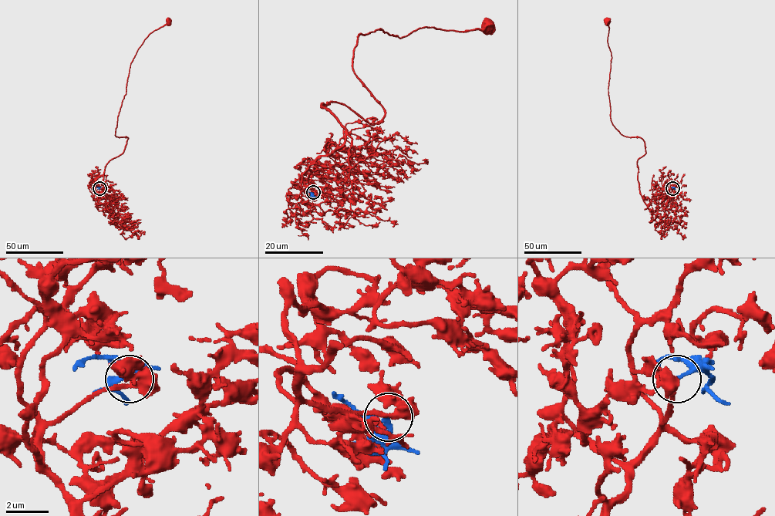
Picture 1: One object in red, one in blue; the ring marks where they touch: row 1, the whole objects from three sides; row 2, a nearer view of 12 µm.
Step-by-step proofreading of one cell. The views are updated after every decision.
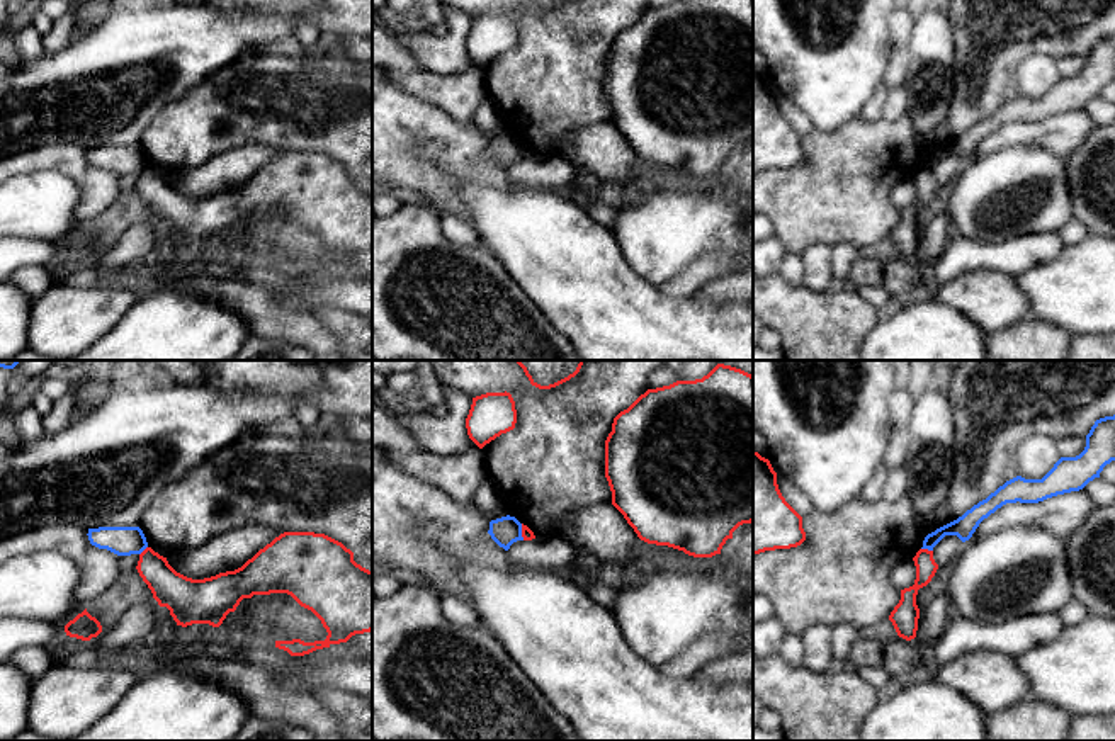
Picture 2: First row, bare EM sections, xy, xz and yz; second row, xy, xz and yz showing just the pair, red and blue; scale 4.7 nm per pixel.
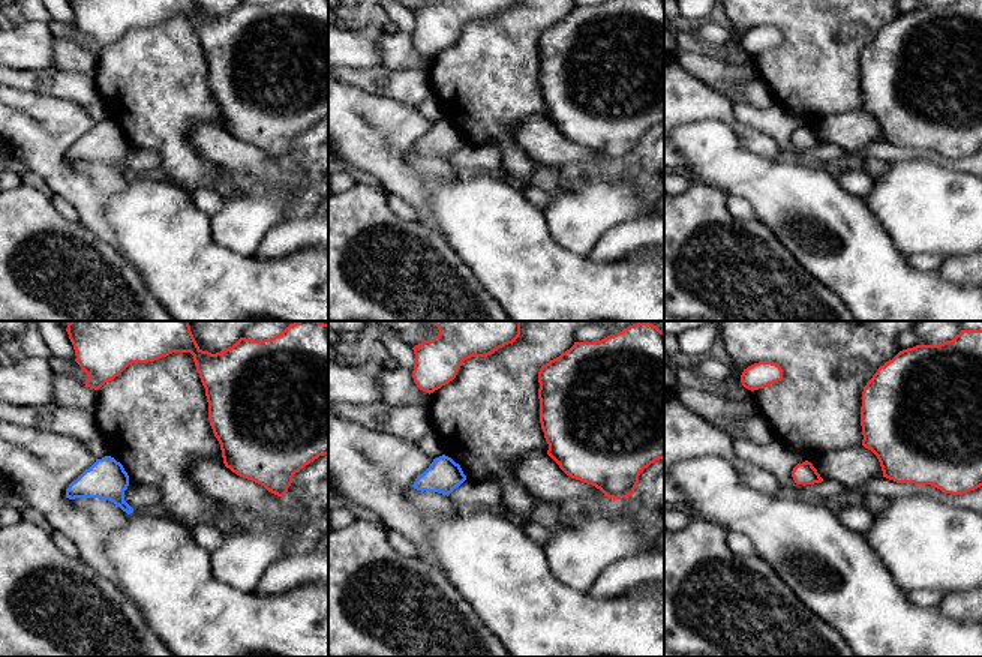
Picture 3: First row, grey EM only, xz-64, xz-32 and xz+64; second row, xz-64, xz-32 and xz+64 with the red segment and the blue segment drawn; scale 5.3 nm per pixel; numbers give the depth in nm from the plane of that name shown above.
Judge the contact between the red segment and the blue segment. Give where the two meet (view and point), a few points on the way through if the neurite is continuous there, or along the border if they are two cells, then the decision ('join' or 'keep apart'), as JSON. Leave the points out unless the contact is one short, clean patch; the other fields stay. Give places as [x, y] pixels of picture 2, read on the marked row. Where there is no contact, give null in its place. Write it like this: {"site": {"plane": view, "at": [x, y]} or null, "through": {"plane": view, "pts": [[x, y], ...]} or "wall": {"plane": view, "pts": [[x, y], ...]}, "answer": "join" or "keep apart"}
{"site": {"plane": "yz", "at": [927, 549]}, "wall": {"plane": "yz", "pts": [[922, 548], [932, 551]]}, "answer": "keep apart"}

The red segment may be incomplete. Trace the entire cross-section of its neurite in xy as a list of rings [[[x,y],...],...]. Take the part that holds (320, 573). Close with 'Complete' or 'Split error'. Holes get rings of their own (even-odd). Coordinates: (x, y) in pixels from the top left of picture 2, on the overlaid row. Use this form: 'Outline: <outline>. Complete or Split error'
Outline: [[[284,532],[241,568],[204,580],[192,580],[177,573],[167,557],[151,547],[139,554],[136,569],[158,605],[167,607],[177,625],[182,627],[192,624],[219,627],[243,598],[270,593],[291,595],[301,607],[311,610],[328,632],[325,641],[314,642],[275,641],[275,648],[287,651],[291,656],[304,656],[372,631],[372,571],[357,564],[350,549],[325,534]]]. Complete

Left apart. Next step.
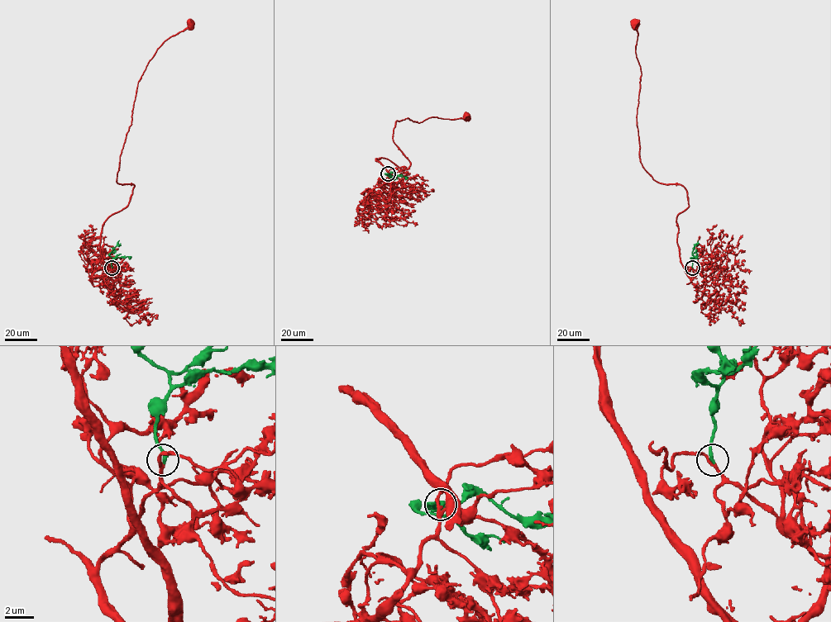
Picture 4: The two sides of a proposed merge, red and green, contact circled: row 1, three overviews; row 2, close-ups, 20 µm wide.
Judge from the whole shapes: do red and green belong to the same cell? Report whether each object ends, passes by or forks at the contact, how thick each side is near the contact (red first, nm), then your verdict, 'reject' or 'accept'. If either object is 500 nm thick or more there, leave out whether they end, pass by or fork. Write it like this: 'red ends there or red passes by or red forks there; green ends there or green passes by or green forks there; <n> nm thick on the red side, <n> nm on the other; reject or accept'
red passes by; green ends there; 200 nm thick on the red side, 240 nm on the other; accept

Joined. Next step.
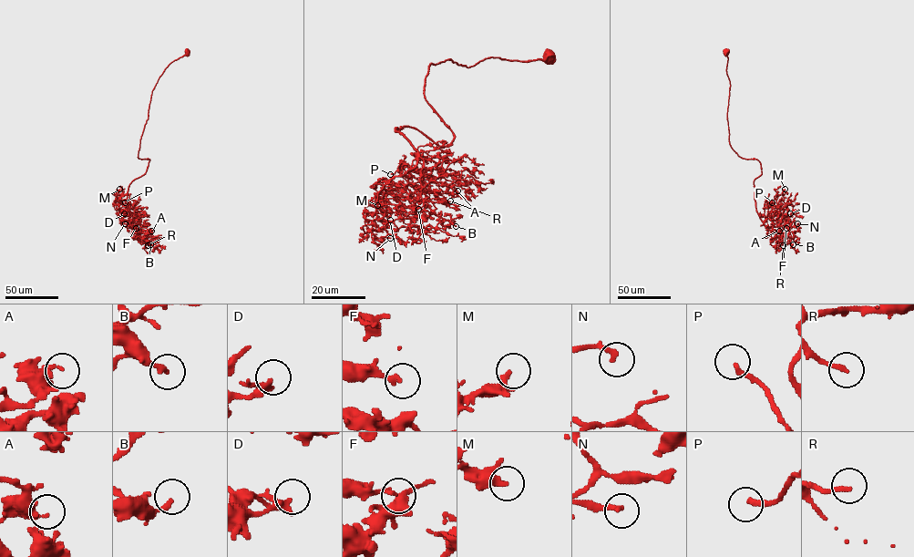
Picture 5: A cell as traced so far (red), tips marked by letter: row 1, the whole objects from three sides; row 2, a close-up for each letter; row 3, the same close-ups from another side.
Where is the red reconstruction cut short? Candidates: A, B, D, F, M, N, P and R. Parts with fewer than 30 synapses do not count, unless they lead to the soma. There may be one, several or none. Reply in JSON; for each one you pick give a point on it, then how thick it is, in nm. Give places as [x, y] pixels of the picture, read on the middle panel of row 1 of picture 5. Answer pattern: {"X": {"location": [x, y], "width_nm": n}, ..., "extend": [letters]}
{"D": {"location": [390, 220], "width_nm": 240}, "N": {"location": [390, 238], "width_nm": 240}, "P": {"location": [390, 174], "width_nm": 220}, "R": {"location": [450, 201], "width_nm": 180}, "extend": ["D", "N", "P", "R"]}

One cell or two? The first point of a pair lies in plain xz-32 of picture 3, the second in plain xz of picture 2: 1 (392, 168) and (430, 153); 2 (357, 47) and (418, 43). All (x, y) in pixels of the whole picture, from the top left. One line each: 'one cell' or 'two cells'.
1: two cells
2: two cells

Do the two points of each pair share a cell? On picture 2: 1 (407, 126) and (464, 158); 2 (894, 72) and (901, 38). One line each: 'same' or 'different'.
1: same
2: same

